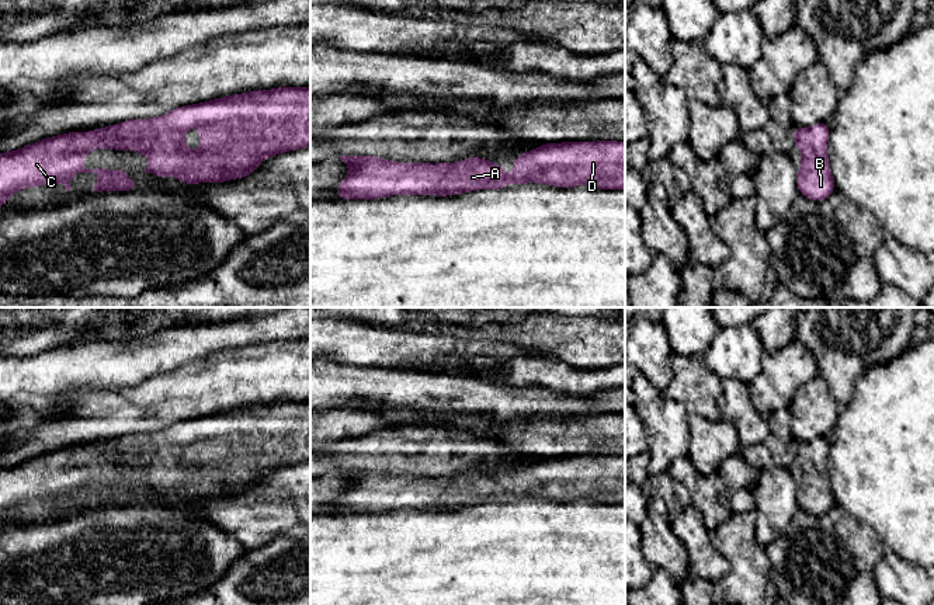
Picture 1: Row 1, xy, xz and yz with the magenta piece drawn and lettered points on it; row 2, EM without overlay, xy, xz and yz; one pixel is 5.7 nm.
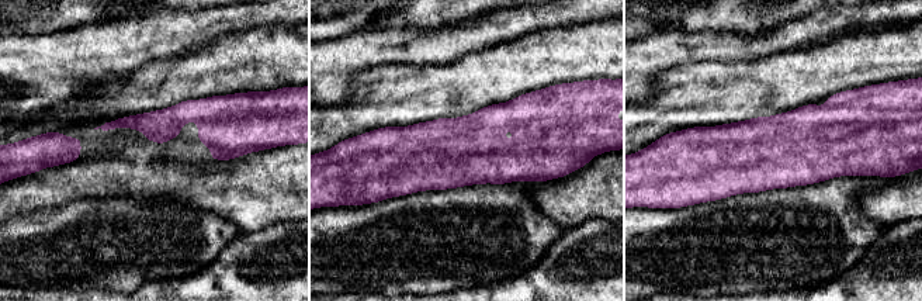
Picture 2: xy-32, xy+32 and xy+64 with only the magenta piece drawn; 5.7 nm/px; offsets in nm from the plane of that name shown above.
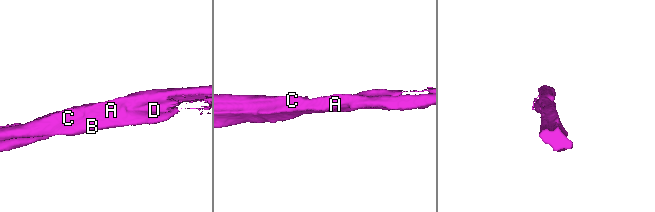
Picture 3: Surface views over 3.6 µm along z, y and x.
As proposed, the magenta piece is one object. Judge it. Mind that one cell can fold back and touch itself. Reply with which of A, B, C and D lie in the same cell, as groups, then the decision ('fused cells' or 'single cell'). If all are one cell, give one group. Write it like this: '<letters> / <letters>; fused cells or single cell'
A B C D; single cell

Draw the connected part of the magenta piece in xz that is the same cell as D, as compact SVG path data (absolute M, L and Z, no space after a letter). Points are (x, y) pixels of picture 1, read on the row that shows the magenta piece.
M562 142L544 143L514 157L514 174L507 174L496 161L468 157L458 163L397 163L369 156L340 156L350 167L337 185L337 199L376 199L392 195L458 195L478 190L499 190L507 184L548 184L572 188L587 184L598 190L625 190L625 142Z

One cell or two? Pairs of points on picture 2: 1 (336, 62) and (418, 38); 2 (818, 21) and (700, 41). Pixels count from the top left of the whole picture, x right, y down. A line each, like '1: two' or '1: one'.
1: one
2: one

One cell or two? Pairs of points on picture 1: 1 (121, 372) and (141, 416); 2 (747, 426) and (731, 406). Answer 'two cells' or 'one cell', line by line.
1: two cells
2: one cell

